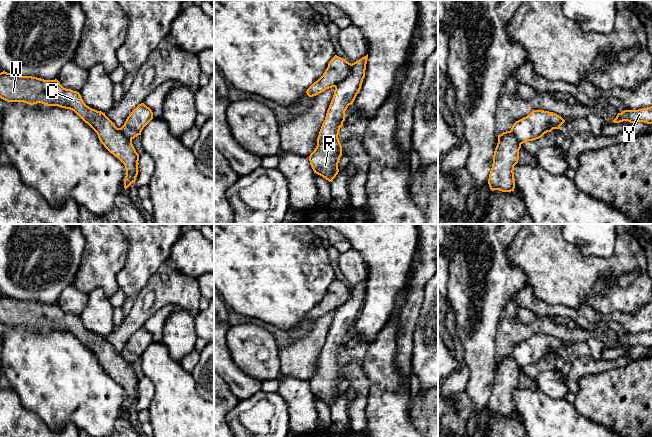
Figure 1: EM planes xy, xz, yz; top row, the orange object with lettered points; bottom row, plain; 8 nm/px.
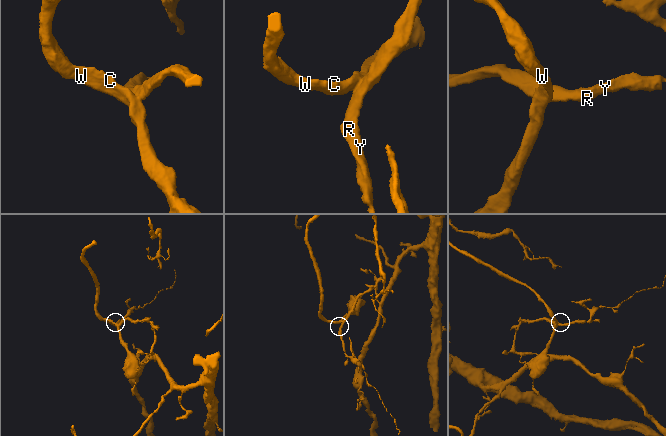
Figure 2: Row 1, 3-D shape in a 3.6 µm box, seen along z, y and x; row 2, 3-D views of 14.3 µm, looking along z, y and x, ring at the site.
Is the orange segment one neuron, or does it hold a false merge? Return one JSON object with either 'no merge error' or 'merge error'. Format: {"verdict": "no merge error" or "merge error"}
{"verdict": "merge error"}

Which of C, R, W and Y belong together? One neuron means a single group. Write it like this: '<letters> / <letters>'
C W / R Y

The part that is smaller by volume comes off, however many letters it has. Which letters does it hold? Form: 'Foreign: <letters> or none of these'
Foreign: C, W

